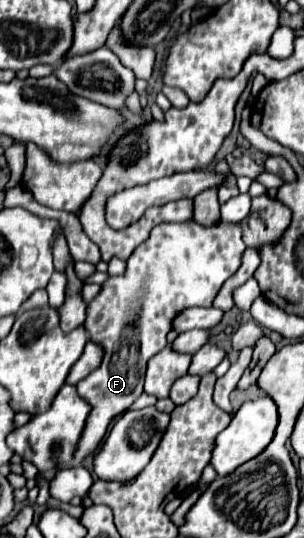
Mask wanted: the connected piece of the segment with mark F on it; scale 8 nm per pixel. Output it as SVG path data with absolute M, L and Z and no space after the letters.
M197 222L159 224L151 230L149 240L143 242L127 260L125 276L109 278L103 284L99 296L89 302L85 330L89 332L89 338L93 342L105 348L105 358L97 370L93 370L87 378L83 378L77 384L77 392L81 394L81 398L85 398L85 402L89 402L91 412L85 422L81 442L77 444L77 454L73 454L73 462L69 462L69 468L81 464L89 454L95 454L95 450L101 446L107 434L111 420L117 414L125 412L143 394L147 360L167 346L165 336L171 330L171 320L177 316L177 312L191 306L211 306L225 280L237 272L243 250L245 244L241 240L241 230L237 224L227 222L219 222L215 226L201 226Z

